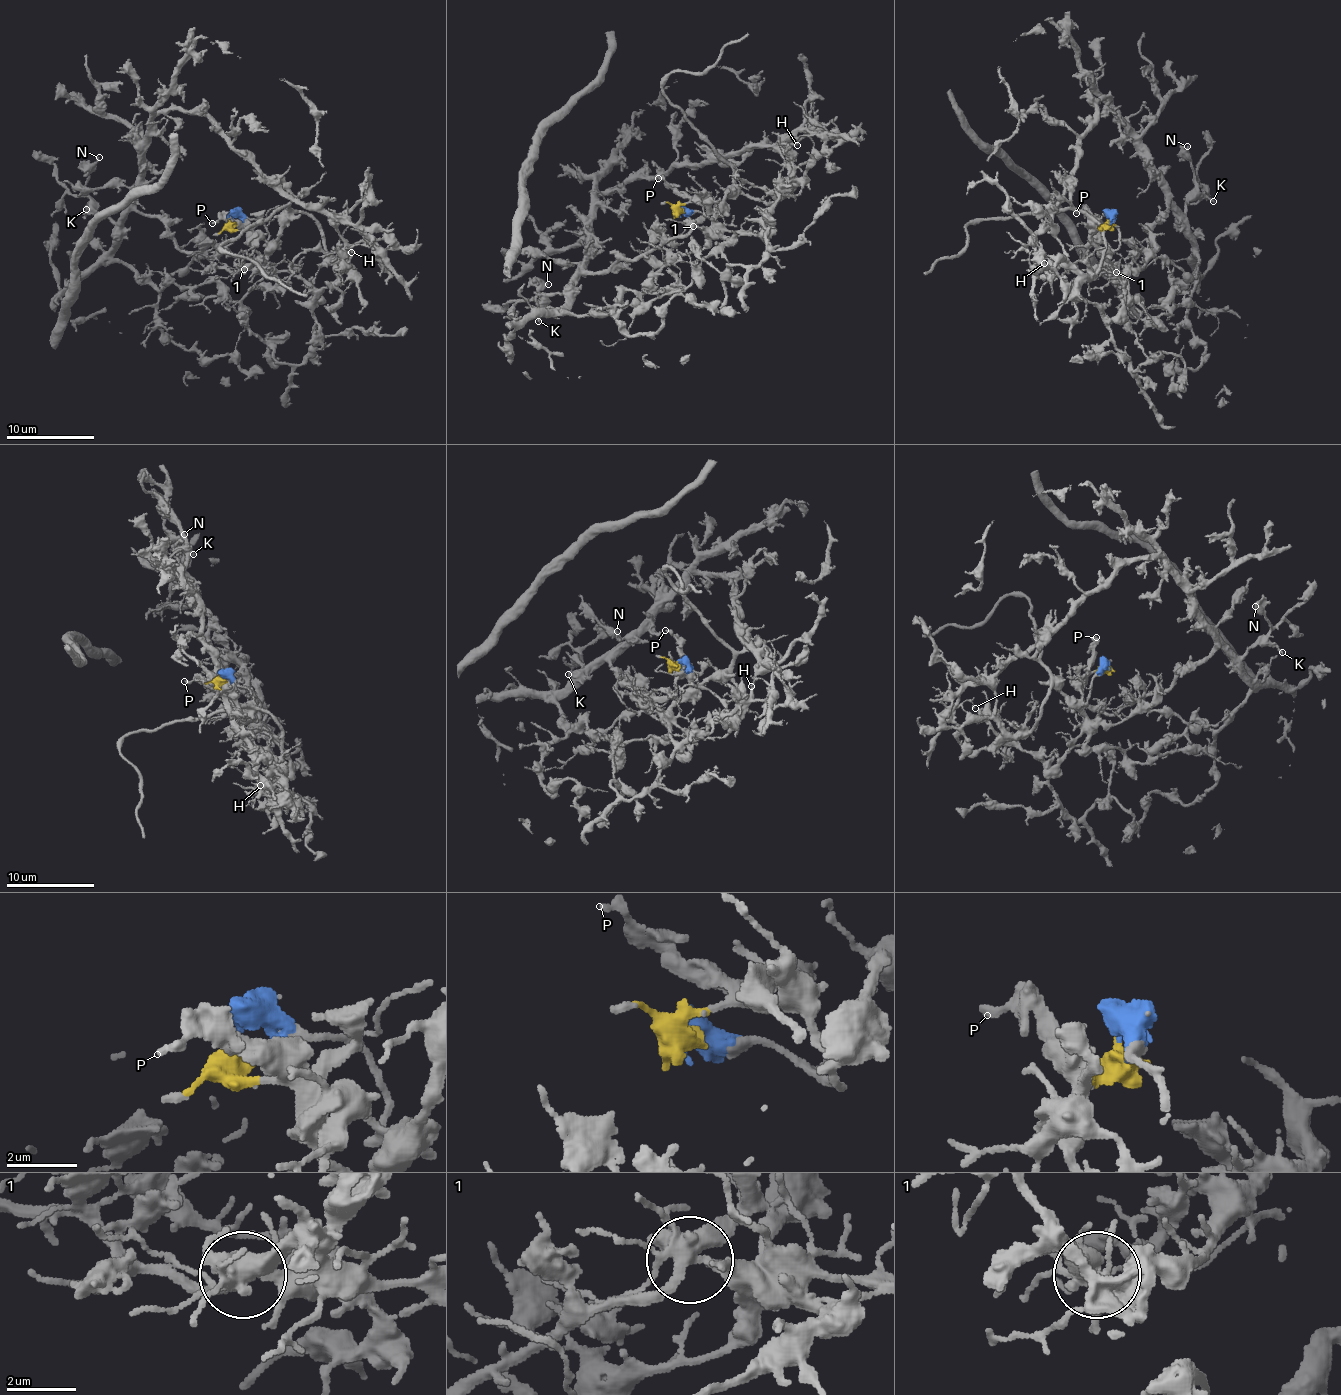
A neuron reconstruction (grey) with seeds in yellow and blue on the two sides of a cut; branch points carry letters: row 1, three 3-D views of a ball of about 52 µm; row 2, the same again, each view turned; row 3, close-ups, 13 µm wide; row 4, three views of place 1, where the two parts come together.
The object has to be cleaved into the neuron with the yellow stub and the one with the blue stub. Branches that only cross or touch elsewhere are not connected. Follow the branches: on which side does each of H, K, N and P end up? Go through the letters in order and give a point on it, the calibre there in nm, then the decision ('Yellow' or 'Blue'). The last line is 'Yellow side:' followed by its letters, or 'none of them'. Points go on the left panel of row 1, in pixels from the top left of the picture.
H: Place: (351, 252). Thickness 70 nm. Blue
K: Place: (86, 209). Thickness 200 nm. Yellow
N: Place: (99, 157). Thickness 240 nm. Yellow
P: Place: (212, 223). Thickness 240 nm. Yellow
Yellow side: K, N, P

